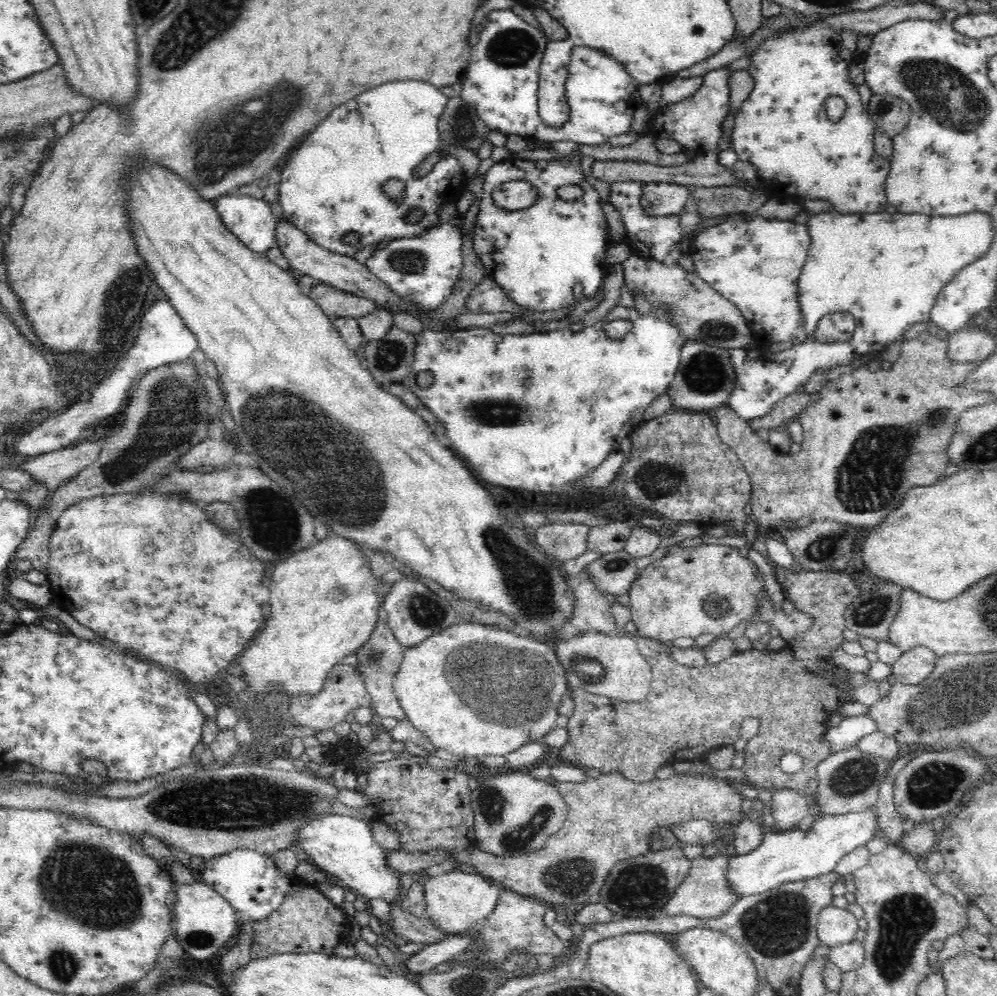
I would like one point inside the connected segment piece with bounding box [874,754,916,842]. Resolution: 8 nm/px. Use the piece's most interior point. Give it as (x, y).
(890, 822)

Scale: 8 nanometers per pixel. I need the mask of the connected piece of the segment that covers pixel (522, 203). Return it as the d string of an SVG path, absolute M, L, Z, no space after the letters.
M512 180L492 191L494 206L504 210L524 210L532 207L540 193L525 180Z

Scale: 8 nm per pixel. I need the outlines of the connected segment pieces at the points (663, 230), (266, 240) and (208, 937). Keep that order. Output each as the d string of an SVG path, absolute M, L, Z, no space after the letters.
M612 182L610 184L611 200L610 204L614 205L624 222L627 234L625 242L634 250L631 254L638 255L644 259L651 259L657 262L667 262L670 260L670 251L674 245L683 240L683 231L680 226L680 219L661 219L646 215L641 208L640 198L644 182Z
M231 193L214 204L226 229L250 250L264 254L275 246L277 219L263 198Z
M199 879L191 885L175 883L171 894L177 895L172 912L177 942L192 959L213 961L218 950L230 942L234 932L237 934L244 916L236 912L224 896Z

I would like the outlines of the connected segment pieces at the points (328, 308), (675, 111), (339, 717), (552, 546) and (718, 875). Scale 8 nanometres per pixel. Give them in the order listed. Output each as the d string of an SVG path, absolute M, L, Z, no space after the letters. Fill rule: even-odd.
M316 282L306 292L331 319L334 317L357 319L378 308L378 304L370 298L344 292L322 282Z
M720 67L703 75L703 83L690 98L670 104L666 108L659 108L654 114L654 122L649 122L648 132L657 138L674 139L684 150L708 152L716 150L722 138L722 122L730 110L730 68Z
M340 662L328 672L324 690L320 690L320 694L316 694L316 696L294 696L292 698L288 717L297 725L309 726L323 731L344 722L348 714L354 715L355 710L363 707L371 707L371 697L364 680L355 667Z
M574 522L547 523L536 529L537 546L560 564L588 550L590 526Z
M717 854L713 857L698 857L691 860L691 868L684 882L676 889L672 898L664 905L662 914L678 916L680 914L694 918L718 918L720 914L728 912L739 899L734 889L728 885L726 874L728 862L731 858Z

